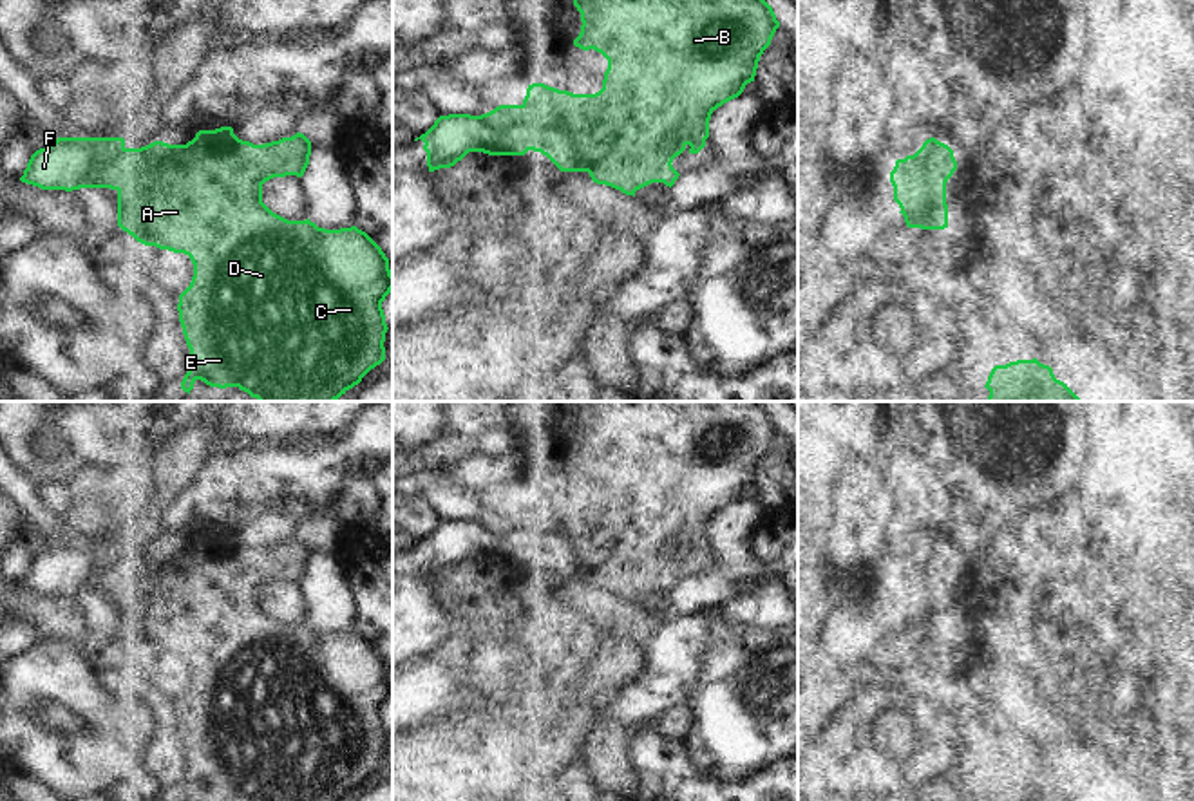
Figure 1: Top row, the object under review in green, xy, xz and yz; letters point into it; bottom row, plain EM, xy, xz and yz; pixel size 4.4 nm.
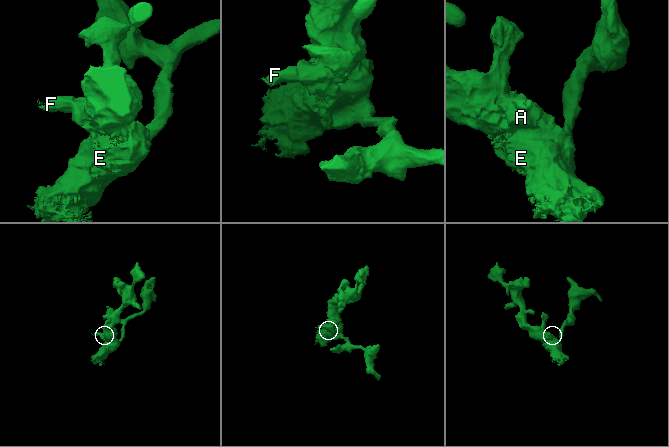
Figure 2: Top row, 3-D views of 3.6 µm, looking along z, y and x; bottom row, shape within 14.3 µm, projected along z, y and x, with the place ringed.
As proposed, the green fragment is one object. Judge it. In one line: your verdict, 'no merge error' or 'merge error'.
merge error

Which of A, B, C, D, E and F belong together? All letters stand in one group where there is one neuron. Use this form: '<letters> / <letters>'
A B C D E / F

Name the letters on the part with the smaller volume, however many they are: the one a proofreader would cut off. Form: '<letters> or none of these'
F

